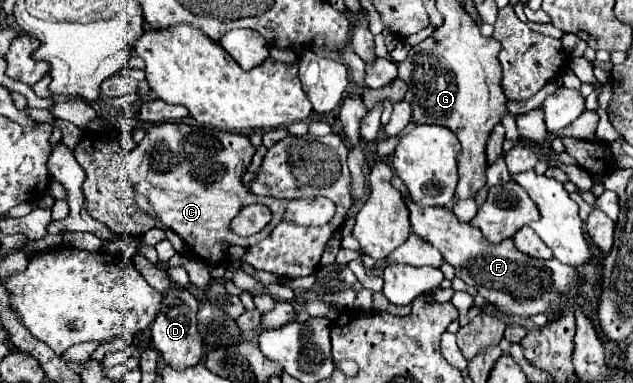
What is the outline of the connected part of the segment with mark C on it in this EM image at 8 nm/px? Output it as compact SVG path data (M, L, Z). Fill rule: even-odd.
M163 122L145 128L145 138L131 152L123 150L117 142L107 142L103 132L89 132L85 136L97 136L97 186L93 186L93 190L101 190L101 214L93 214L93 210L89 210L89 214L118 235L143 236L155 226L155 220L142 209L141 203L151 204L161 224L177 232L185 240L187 250L199 260L205 260L207 266L215 266L225 258L221 242L249 248L267 238L277 222L287 220L293 224L321 226L335 214L335 208L327 198L273 200L249 194L241 176L245 174L255 148L249 144L247 136L241 134L221 134L219 130L193 124ZM255 202L271 208L271 224L249 238L233 234L229 224L235 214L229 212L229 204L247 206Z

